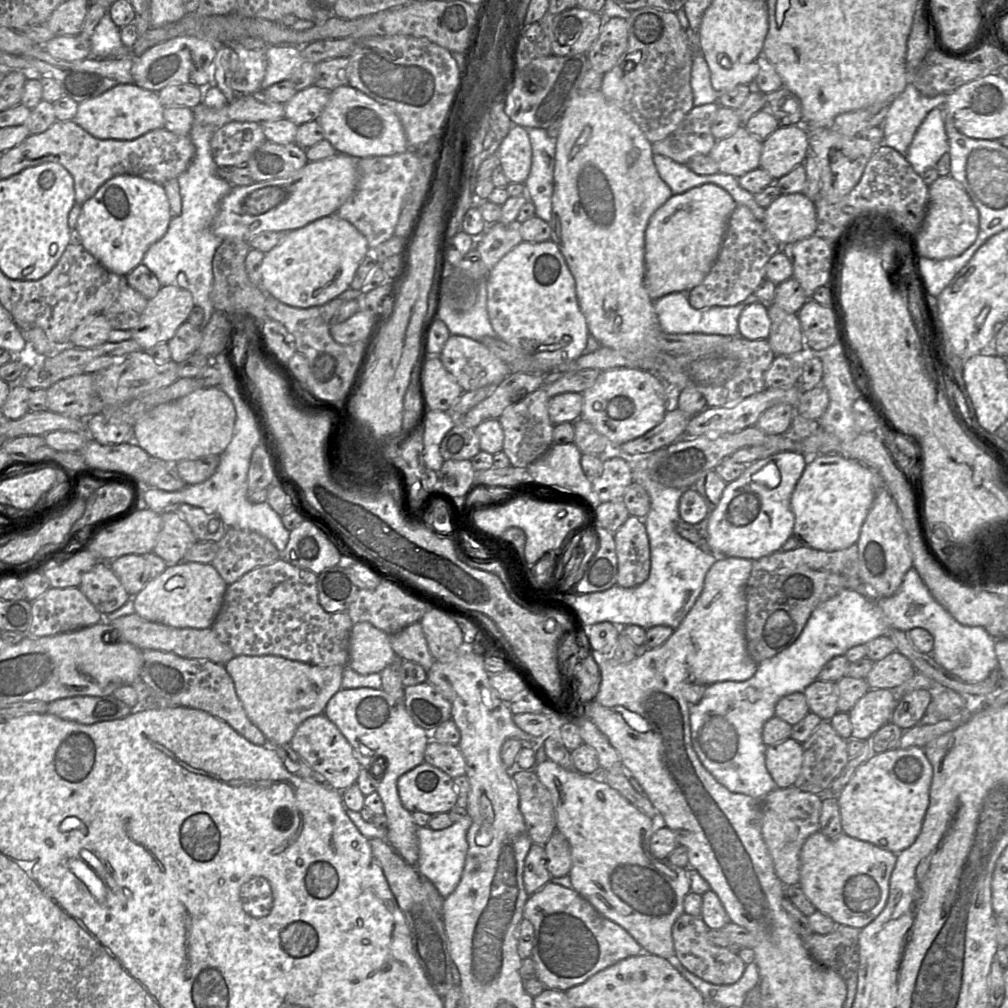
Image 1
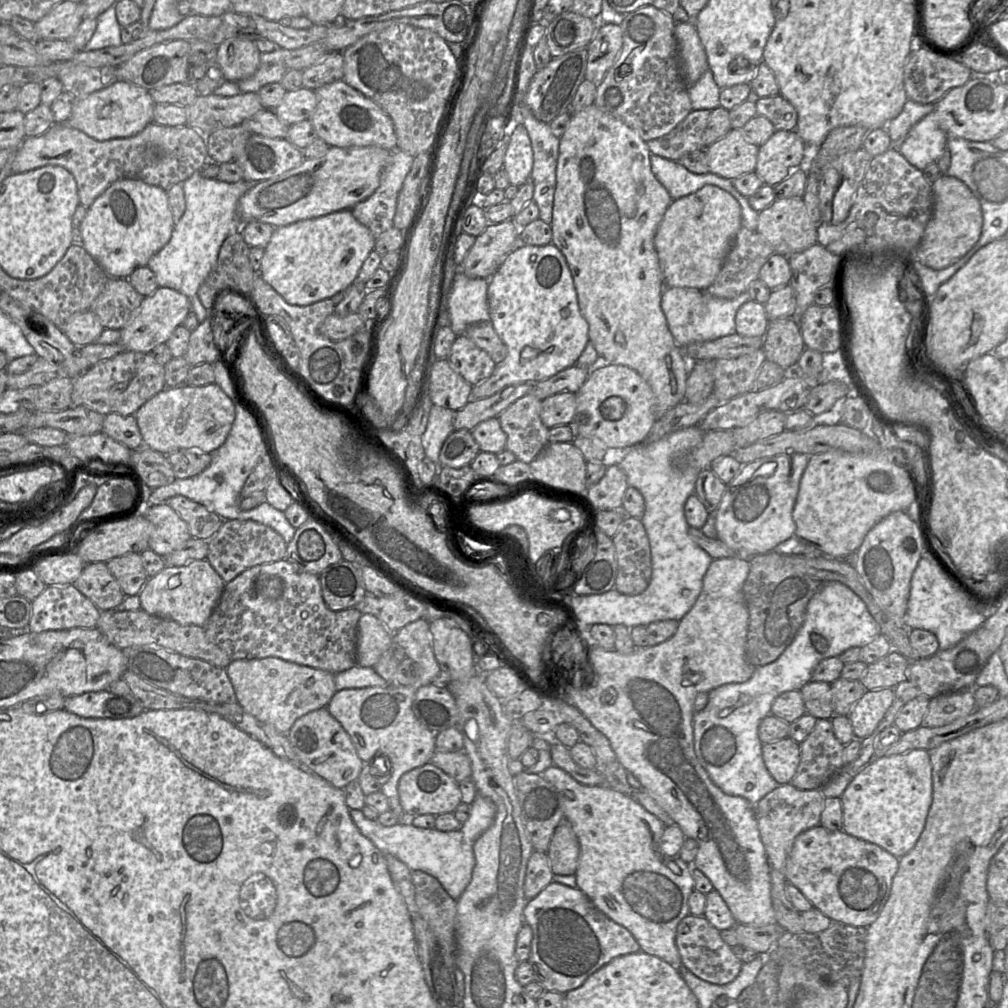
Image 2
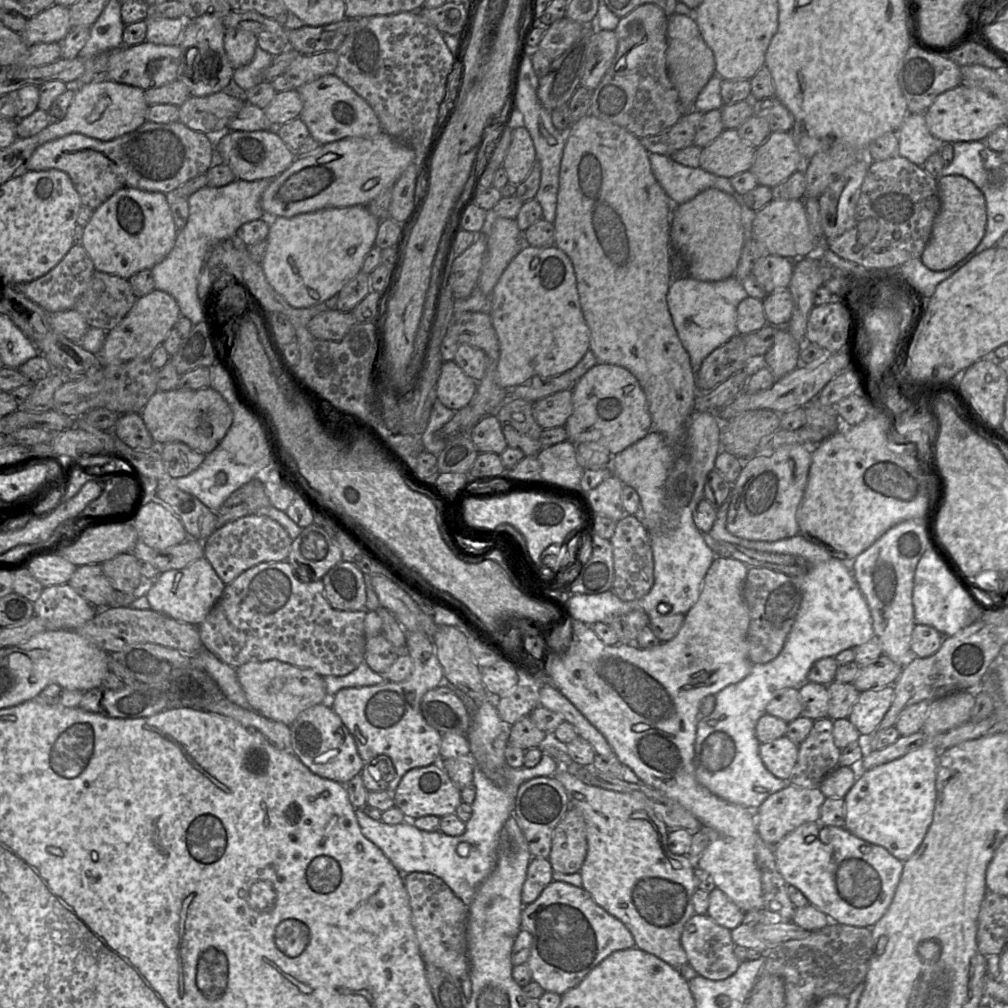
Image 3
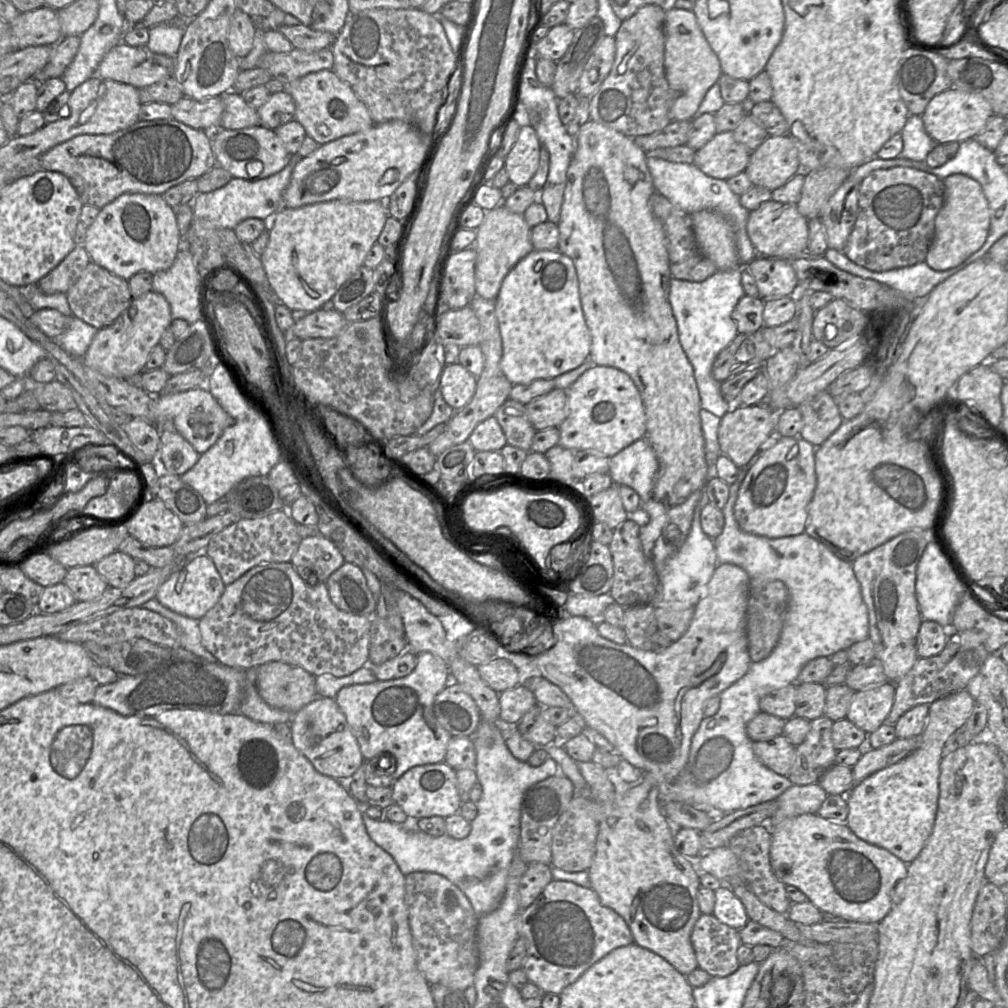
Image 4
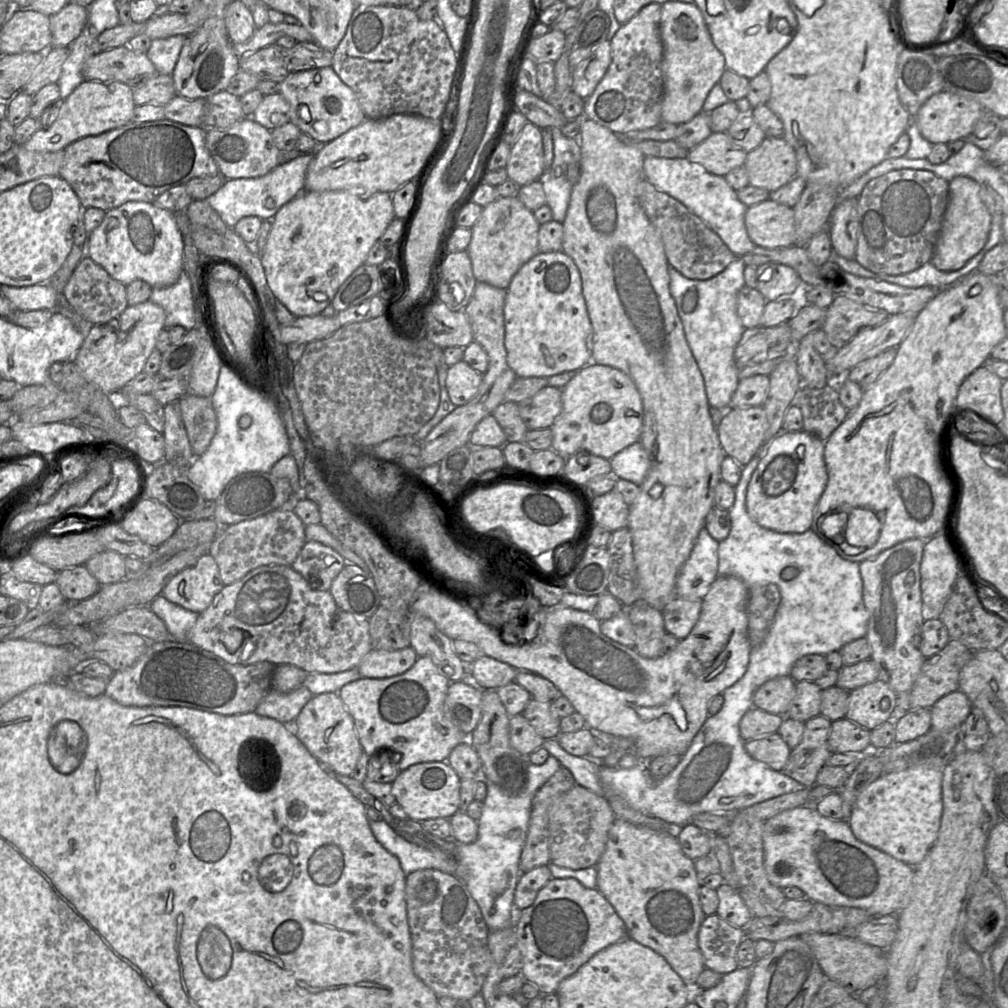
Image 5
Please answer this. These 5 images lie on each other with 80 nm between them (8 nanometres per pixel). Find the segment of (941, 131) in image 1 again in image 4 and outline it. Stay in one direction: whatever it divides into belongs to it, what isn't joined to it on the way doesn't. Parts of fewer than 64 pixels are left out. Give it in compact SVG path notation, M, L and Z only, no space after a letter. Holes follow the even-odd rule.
M909 115L901 135L903 149L899 158L925 161L927 155L938 144L926 132L922 117L919 115Z

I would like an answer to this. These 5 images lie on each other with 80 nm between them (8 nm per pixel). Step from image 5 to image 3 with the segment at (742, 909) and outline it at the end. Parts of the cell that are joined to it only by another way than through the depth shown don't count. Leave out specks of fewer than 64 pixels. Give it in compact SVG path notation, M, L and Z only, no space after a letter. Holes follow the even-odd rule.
M717 887L709 893L707 915L729 930L733 930L747 920L746 913Z

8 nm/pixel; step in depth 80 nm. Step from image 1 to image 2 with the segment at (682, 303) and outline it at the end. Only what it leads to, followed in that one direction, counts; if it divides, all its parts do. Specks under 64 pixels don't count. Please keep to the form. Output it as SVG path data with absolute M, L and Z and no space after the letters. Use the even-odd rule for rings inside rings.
M665 287L661 307L669 329L680 347L695 342L706 342L733 335L736 331L736 315L740 307L752 300L749 292L734 299L723 299L710 295L705 290L683 287Z

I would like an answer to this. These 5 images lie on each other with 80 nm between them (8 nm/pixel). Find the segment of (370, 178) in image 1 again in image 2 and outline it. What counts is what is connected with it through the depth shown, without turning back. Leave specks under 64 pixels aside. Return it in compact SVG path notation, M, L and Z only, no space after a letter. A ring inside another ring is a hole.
M402 150L389 151L390 162L383 168L378 188L370 197L351 209L352 215L366 226L376 239L394 226L398 195L414 161L413 156Z

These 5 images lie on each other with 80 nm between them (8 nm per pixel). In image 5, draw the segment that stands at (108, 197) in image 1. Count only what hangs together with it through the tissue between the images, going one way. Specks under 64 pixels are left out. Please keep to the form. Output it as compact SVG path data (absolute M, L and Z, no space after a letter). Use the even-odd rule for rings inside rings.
M129 201L106 211L103 222L88 236L86 256L125 286L138 279L152 288L171 286L183 271L183 237L174 213L154 203Z

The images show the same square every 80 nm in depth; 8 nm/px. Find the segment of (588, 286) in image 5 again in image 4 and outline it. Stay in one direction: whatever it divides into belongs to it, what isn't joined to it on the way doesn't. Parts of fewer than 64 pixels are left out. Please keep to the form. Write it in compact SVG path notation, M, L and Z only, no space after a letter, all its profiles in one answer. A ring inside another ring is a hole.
M591 119L580 128L580 131L574 138L576 140L576 150L567 170L567 182L561 207L561 216L557 224L559 228L558 250L571 258L576 268L583 314L591 334L590 359L598 366L613 367L627 373L639 390L645 407L647 419L646 438L658 458L659 472L649 500L641 504L641 509L649 515L649 523L640 528L640 540L644 554L651 560L658 574L665 568L668 560L684 545L691 531L695 508L701 499L704 487L706 487L710 479L705 455L705 439L700 418L700 411L702 409L701 398L693 366L679 340L677 321L669 301L672 275L670 273L666 234L661 221L653 214L649 206L649 199L655 192L655 188L647 166L647 153L635 144L633 138Z

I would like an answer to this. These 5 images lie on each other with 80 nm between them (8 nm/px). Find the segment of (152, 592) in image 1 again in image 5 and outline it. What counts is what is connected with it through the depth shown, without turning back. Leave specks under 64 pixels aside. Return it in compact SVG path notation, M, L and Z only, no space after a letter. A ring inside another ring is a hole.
M208 553L175 575L161 595L176 605L200 614L210 606L223 587L218 565Z

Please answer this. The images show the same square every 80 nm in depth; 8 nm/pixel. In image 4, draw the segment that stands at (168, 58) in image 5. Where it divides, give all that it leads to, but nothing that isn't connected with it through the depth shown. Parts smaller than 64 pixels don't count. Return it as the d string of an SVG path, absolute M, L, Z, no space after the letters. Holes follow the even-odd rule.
M158 24L149 28L147 47L153 53L176 57L183 35L184 24Z

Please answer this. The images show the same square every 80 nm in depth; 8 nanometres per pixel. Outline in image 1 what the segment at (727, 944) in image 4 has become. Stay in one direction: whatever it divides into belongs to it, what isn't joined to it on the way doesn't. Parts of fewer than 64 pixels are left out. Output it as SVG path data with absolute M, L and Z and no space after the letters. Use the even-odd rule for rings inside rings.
M684 912L672 927L675 955L673 959L699 978L716 985L731 985L743 975L746 964L727 947L712 944L708 938L710 928L703 919Z

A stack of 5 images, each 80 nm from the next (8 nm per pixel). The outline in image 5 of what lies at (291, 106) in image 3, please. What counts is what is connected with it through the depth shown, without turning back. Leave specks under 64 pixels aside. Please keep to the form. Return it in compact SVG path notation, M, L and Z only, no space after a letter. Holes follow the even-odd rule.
M281 93L268 94L263 97L253 114L247 117L252 117L256 123L271 131L290 122L290 105Z

